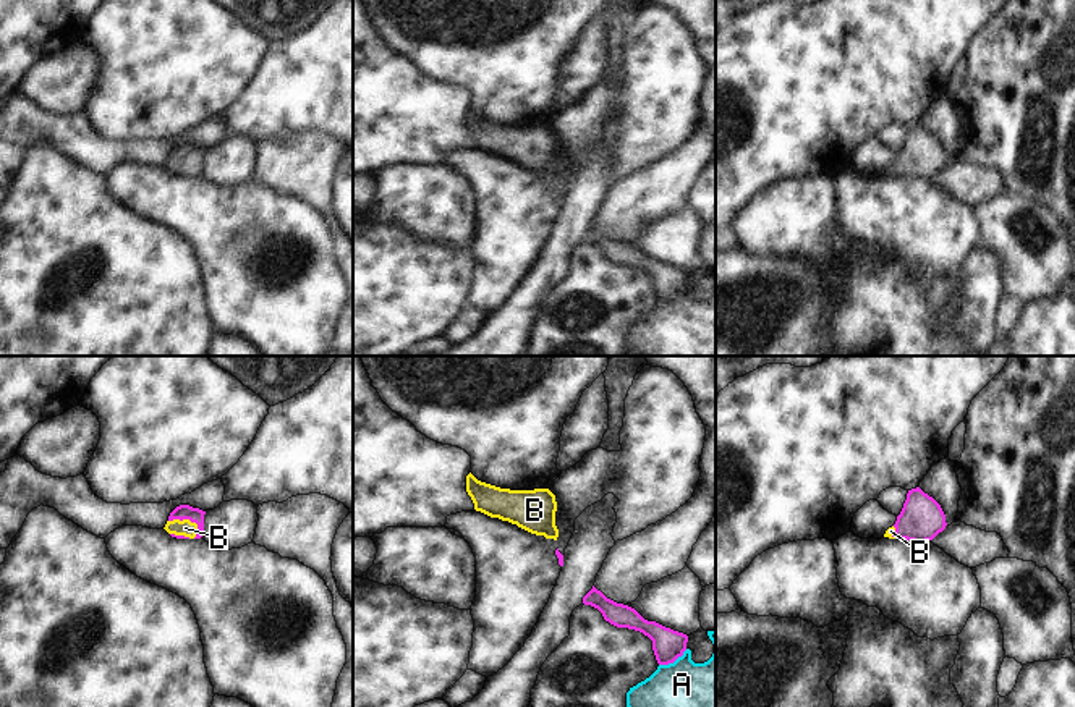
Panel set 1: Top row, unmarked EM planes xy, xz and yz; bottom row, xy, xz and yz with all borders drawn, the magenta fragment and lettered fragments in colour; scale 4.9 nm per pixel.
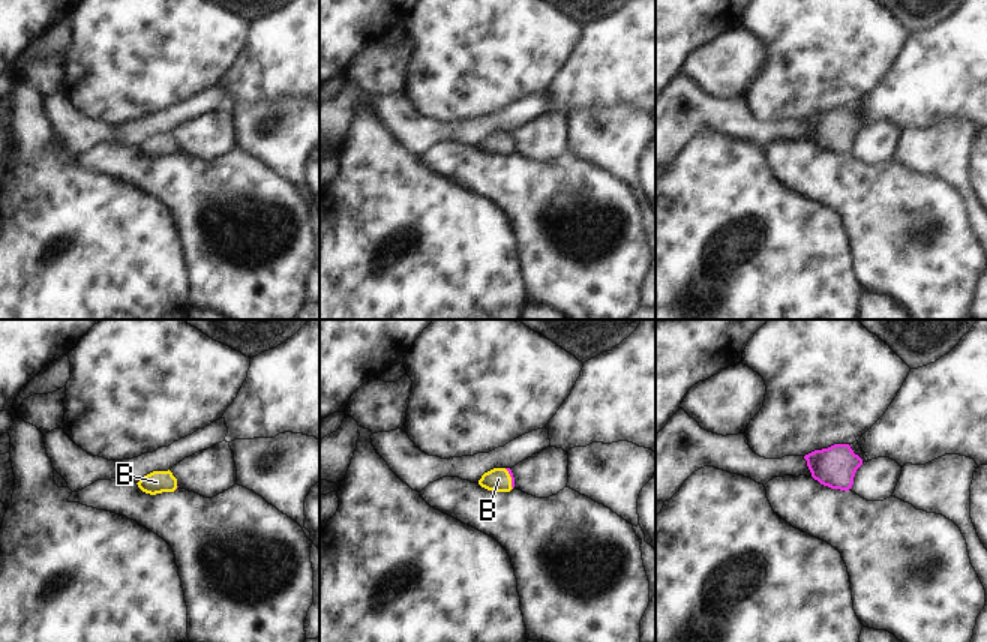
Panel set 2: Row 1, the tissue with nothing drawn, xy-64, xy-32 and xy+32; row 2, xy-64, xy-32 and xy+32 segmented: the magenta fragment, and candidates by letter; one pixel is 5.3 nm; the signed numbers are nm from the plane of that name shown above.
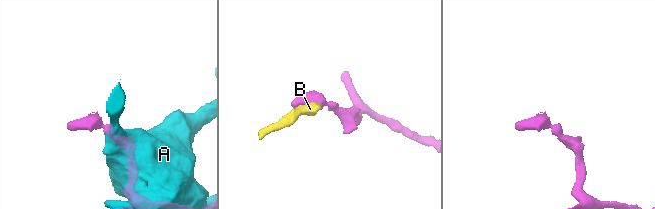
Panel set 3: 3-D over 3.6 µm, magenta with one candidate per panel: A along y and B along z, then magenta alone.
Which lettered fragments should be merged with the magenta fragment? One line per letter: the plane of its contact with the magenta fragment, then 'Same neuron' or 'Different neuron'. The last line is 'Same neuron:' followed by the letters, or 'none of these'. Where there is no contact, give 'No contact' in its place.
A: Touches magenta in xz. Different neuron
B: Touches magenta in xy. Same neuron
Same neuron: B

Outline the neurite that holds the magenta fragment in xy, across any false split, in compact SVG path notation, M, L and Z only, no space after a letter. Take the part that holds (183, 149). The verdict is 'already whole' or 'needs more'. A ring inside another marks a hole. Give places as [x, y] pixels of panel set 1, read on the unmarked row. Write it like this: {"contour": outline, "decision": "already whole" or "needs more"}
{"contour": "M189 142L176 144L165 162L165 168L176 176L201 176L204 171L206 149Z", "decision": "needs more"}

